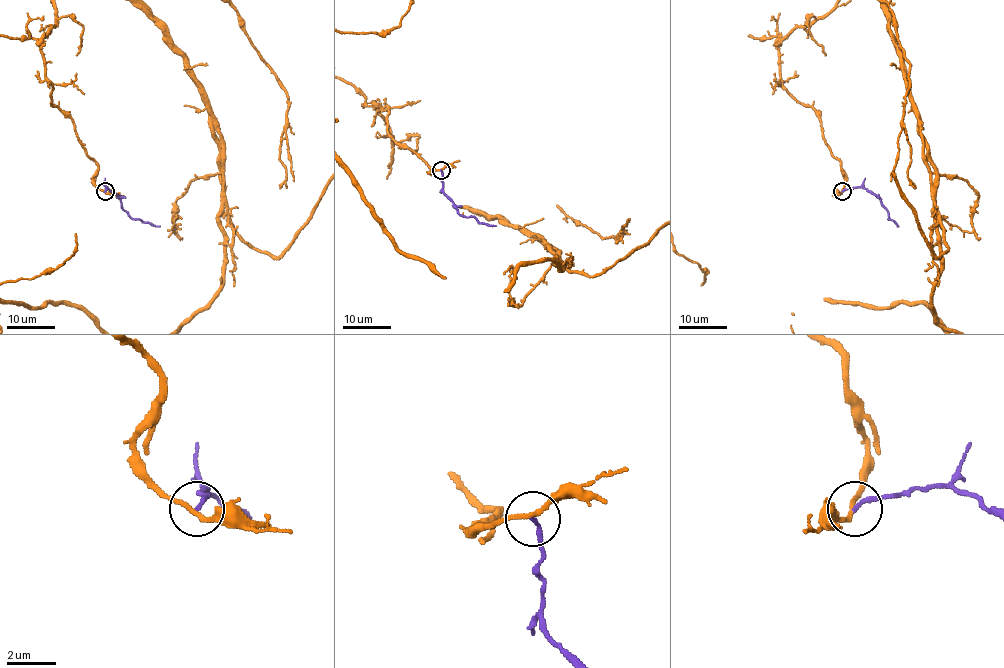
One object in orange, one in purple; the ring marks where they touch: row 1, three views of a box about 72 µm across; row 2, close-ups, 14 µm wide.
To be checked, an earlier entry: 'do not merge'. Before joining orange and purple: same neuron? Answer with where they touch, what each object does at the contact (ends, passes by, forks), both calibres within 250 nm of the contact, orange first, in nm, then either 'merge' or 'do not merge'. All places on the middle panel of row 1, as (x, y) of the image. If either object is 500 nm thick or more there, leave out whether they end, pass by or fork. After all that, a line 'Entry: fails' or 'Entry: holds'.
(441, 170) | orange passes by | purple ends | 190/180 nm | merge
Entry: fails

